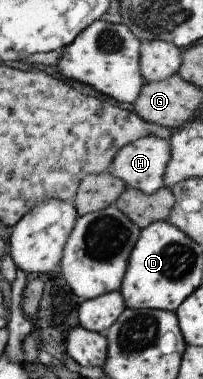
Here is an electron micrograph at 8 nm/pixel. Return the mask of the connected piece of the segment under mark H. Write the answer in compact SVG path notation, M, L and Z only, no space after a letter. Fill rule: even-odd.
M151 135L139 137L132 143L125 144L113 155L107 172L121 179L126 187L137 189L146 195L153 194L163 185L162 176L169 160L169 147L167 138L160 139Z

